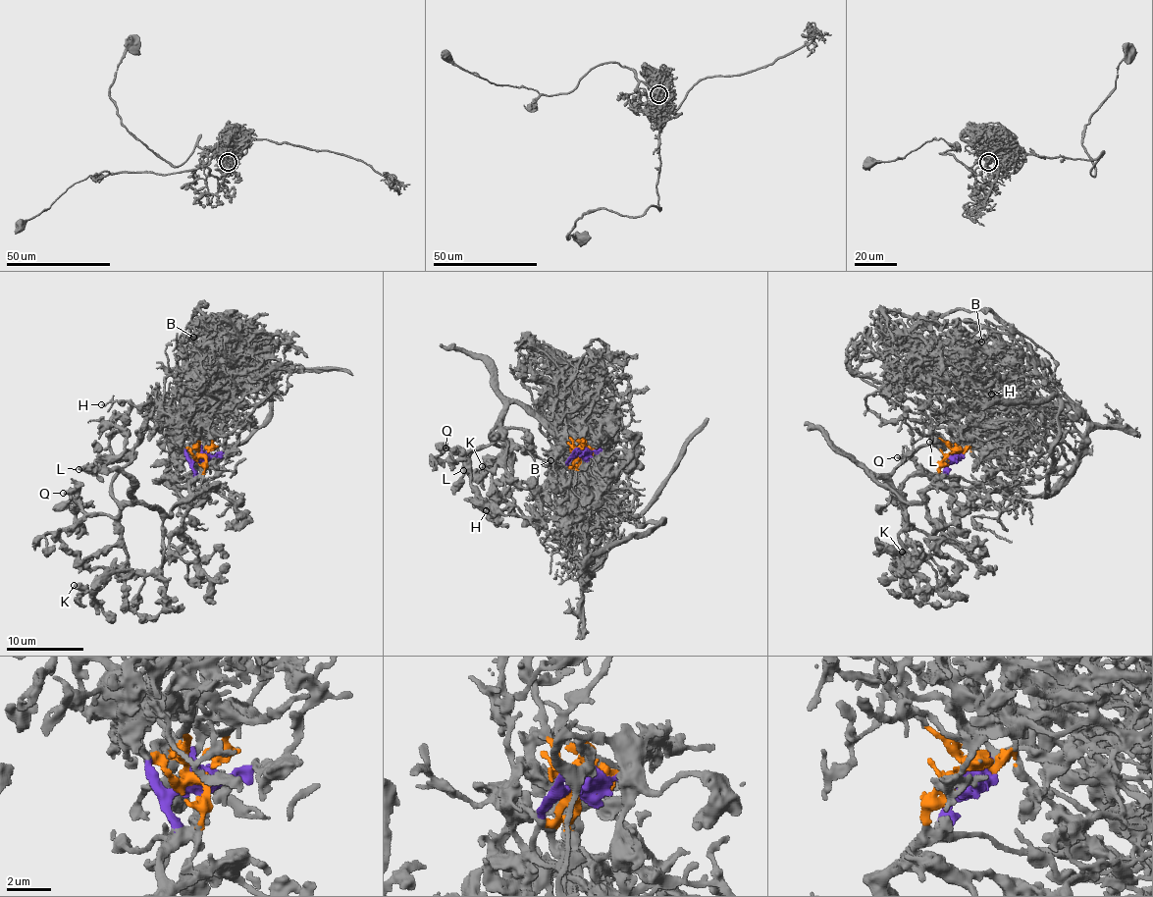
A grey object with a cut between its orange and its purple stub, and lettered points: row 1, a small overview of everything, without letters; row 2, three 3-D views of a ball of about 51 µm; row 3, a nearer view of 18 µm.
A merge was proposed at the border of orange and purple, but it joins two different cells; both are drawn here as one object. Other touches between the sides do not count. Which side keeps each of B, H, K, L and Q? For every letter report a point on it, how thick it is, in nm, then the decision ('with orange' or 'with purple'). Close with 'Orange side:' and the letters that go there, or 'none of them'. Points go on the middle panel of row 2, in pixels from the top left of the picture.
B: at (550, 460); 200 nm thick; with orange
H: at (486, 510); 150 nm thick; with orange
K: at (482, 466); 600 nm thick; with purple
L: at (463, 470); 360 nm thick; with purple
Q: at (445, 448); 340 nm thick; with purple
Orange side: B, H

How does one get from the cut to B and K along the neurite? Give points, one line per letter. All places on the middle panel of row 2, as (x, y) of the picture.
B: (580, 450), (578, 489), (568, 482), (587, 478), (585, 494), (558, 490), (550, 460)
K: (580, 450), (510, 403), (501, 421), (524, 449), (520, 429), (506, 430), (503, 454), (482, 466)

